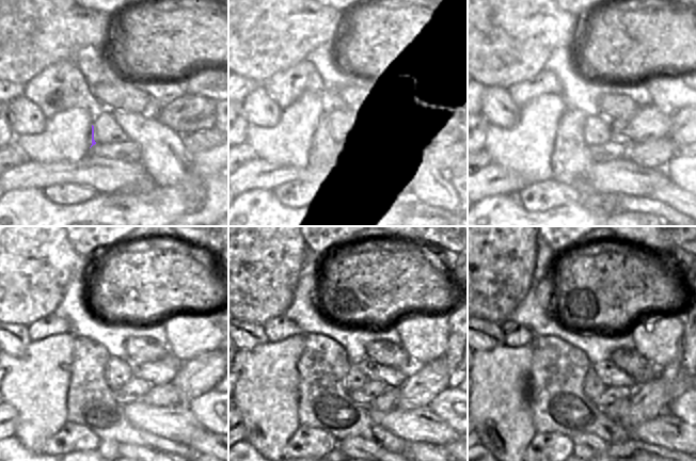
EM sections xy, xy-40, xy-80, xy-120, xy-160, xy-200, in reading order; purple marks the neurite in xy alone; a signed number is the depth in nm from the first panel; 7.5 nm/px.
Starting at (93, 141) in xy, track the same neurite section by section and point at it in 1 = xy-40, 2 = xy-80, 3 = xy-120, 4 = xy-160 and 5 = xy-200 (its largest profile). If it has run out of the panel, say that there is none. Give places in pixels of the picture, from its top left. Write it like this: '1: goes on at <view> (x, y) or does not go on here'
1: goes on at xy-40 (327, 152)
2: goes on at xy-80 (571, 163)
3: goes on at xy-120 (89, 402)
4: goes on at xy-160 (325, 403)
5: goes on at xy-200 (558, 404)

